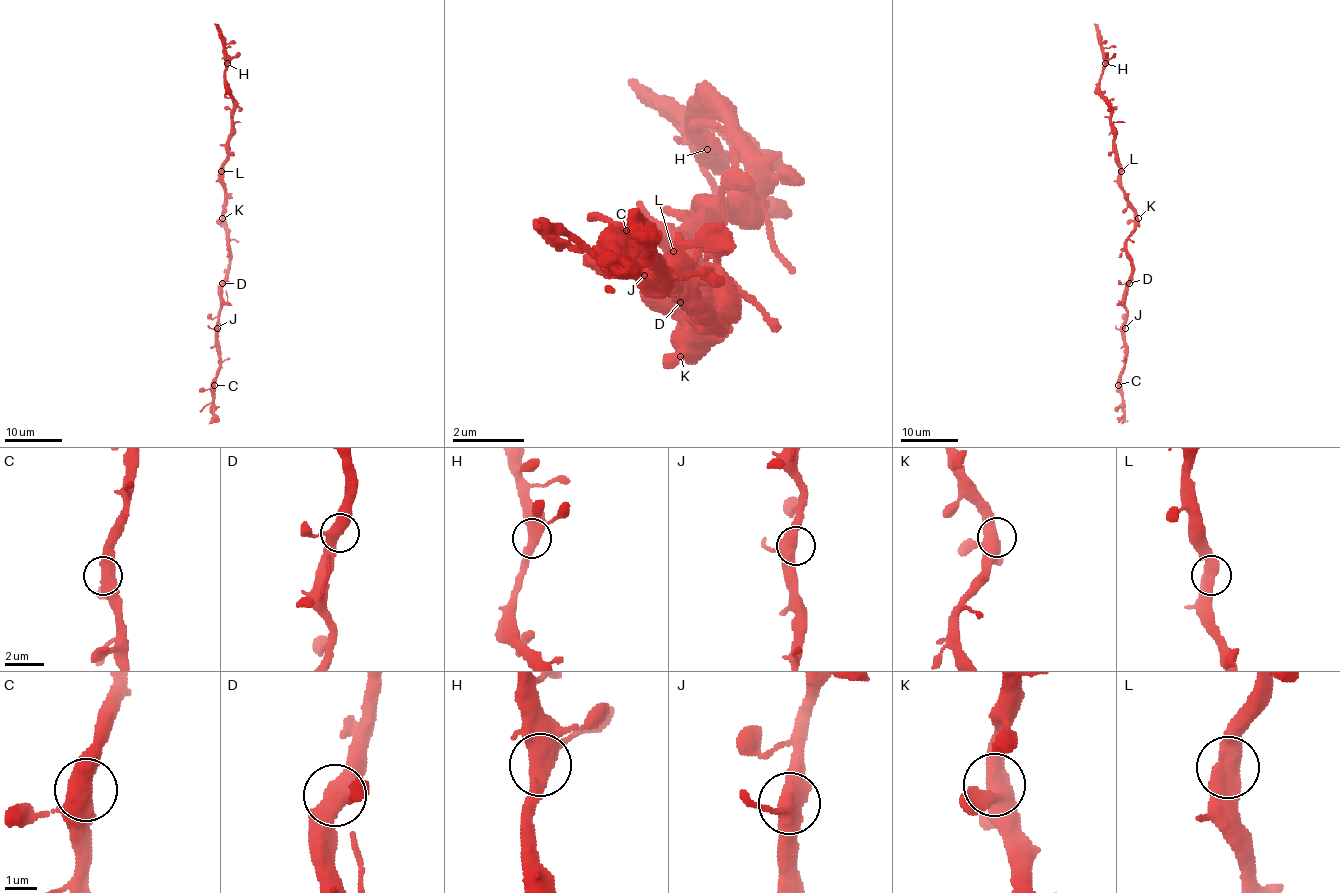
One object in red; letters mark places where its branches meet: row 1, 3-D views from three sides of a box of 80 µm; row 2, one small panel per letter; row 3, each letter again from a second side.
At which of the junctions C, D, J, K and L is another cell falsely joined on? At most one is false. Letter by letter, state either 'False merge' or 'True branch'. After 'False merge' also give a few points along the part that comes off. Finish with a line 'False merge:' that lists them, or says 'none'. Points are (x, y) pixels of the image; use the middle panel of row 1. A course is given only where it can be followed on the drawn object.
C: True branch
D: True branch
J: True branch
K: True branch
L: True branch
False merge: none

